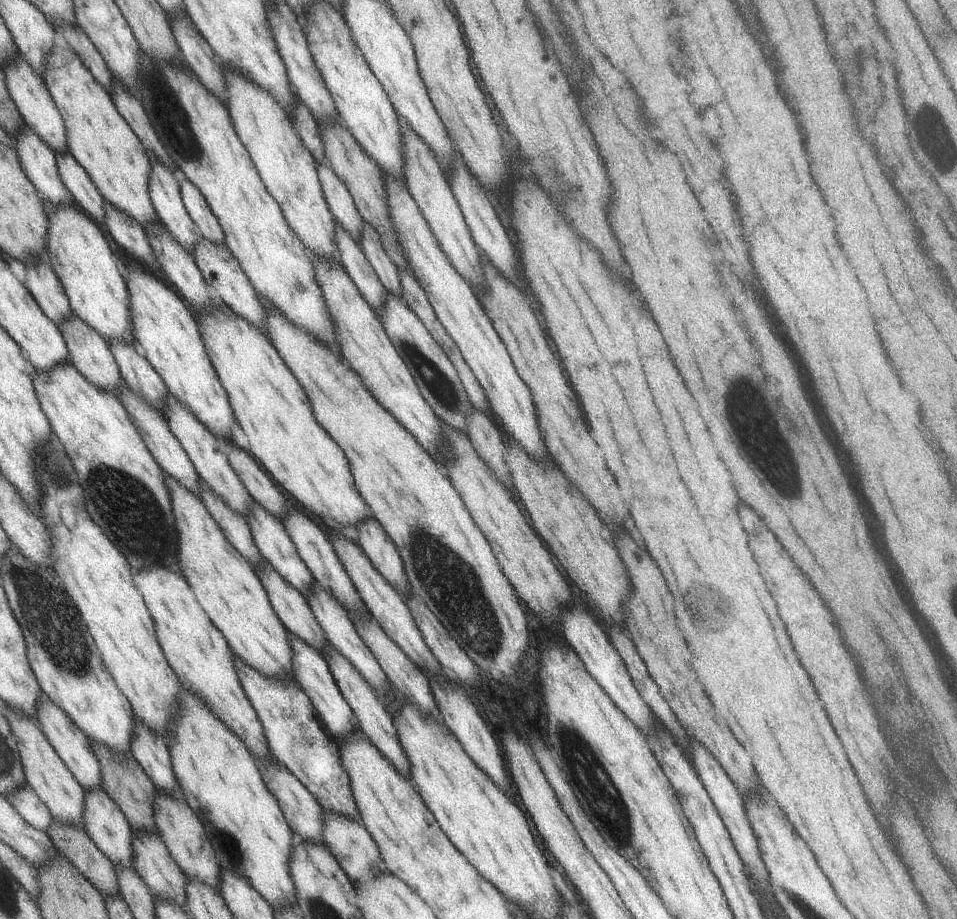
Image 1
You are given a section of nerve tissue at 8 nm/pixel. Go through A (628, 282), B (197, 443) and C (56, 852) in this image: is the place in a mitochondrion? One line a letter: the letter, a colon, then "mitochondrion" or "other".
A: other
B: other
C: other

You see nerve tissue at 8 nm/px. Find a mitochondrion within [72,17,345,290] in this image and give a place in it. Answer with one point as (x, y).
(174, 124)

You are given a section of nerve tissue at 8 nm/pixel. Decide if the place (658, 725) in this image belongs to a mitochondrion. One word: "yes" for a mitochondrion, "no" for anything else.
no

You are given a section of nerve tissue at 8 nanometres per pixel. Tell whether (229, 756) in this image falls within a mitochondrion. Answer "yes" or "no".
no

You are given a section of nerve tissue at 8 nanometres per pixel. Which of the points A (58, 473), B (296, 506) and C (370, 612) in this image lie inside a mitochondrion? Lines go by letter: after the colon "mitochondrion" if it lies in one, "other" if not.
A: mitochondrion
B: other
C: other

